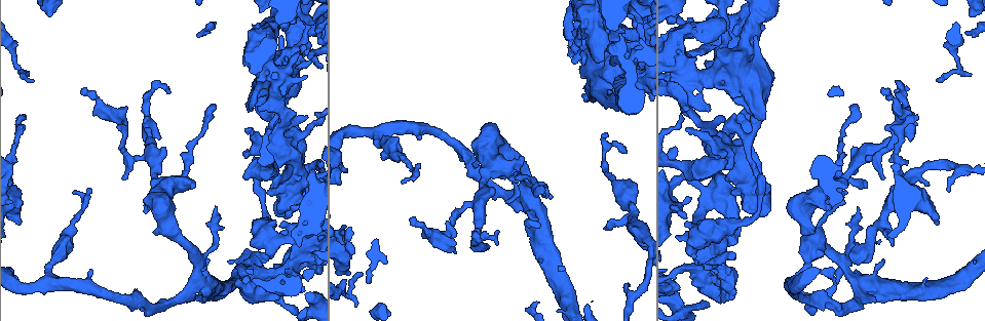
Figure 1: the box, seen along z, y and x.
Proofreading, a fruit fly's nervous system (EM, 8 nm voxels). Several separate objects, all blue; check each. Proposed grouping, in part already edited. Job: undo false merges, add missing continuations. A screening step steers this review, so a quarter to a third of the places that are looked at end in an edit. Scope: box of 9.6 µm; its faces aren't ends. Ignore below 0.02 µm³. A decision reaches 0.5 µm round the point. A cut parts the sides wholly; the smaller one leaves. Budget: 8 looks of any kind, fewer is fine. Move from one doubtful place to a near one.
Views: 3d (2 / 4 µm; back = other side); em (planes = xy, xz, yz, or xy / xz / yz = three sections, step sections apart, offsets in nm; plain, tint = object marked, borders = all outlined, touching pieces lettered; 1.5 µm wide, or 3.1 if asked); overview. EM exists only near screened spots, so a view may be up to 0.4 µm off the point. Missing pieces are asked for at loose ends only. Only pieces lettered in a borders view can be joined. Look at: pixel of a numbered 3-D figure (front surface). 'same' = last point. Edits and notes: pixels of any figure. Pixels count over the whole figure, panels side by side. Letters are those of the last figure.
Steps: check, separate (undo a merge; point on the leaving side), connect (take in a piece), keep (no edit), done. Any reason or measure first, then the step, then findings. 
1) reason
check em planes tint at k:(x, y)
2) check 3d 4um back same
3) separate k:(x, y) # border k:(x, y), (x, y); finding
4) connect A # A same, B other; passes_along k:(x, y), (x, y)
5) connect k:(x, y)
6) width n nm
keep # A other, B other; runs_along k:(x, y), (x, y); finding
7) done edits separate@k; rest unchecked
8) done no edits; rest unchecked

an open end
check 3d 2um at 1:(859, 207)

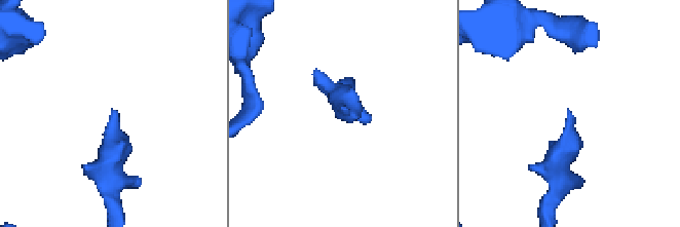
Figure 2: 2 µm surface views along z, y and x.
shape alone is not enough
check em yz step 8 tint at 2:(339, 109)

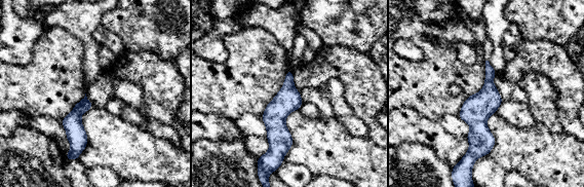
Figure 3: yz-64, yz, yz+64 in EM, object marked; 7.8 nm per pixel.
check em planes borders same

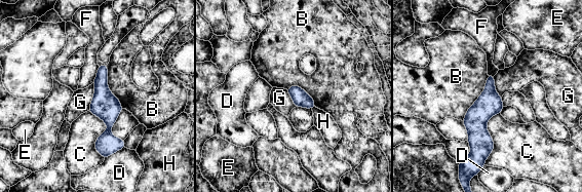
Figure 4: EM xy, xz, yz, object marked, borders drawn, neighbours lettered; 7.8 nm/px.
keep # B other, C other, D other, E other, F other, G other, H other; no lettered piece goes on from it

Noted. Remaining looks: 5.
branch stops here
check 3d 4um at 1:(606, 134)

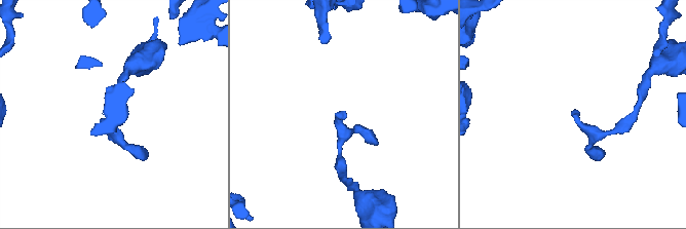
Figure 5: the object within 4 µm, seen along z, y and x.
shape alone is not enough
check em planes borders at 5:(344, 113)

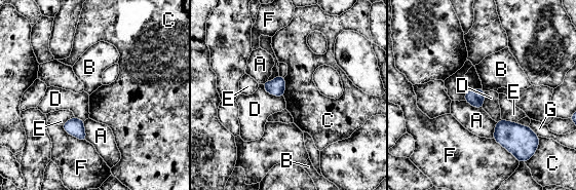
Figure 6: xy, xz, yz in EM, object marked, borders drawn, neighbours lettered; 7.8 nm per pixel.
width 130 nm
keep # A other, B other, C other, D other, E other, F other, G other; border 6:(284, 78), (284, 93), (282, 96); none of them fits

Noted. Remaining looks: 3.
branch stops here
check 3d 4um at 1:(891, 244)

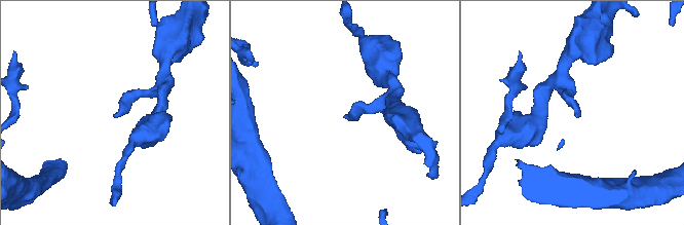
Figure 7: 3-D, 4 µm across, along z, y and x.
check em xz step 8 tint at 7:(348, 117)

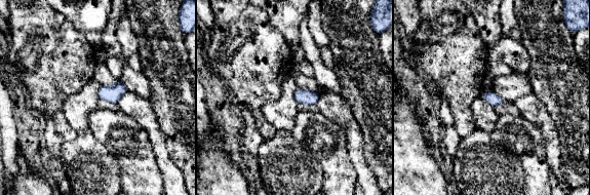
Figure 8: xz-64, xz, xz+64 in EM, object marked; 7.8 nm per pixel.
what lies round it
check em xz step 8 borders same

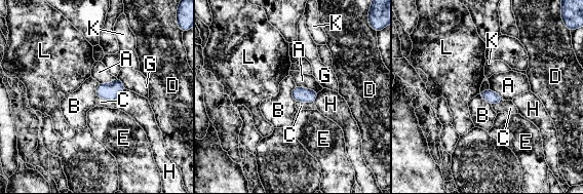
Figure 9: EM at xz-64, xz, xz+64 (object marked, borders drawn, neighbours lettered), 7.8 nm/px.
keep # A other, B other, C other, D other, E other, G other, H other, K other, L other; border 9:(297, 85), (317, 92); none of them fits

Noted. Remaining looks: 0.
done no edits; rest unchecked

